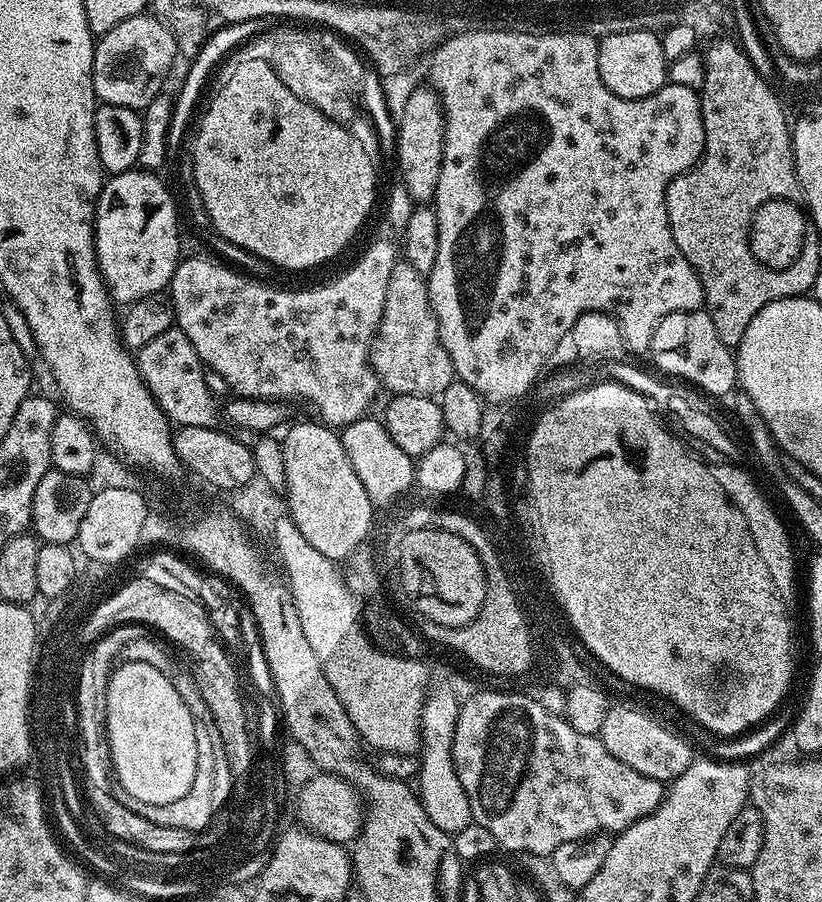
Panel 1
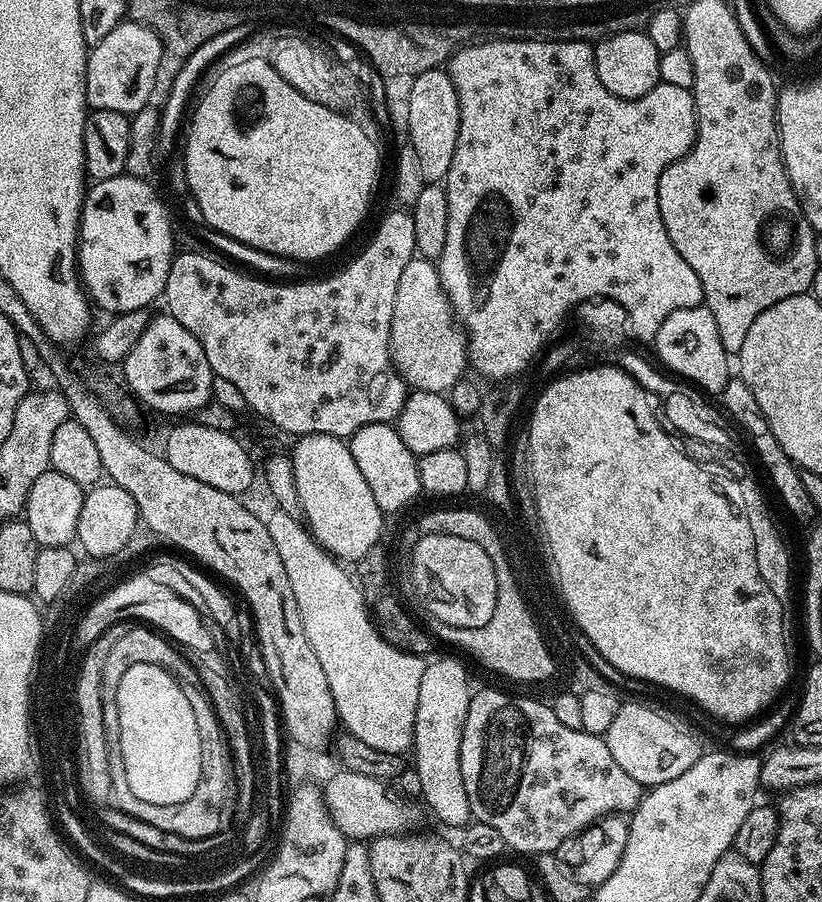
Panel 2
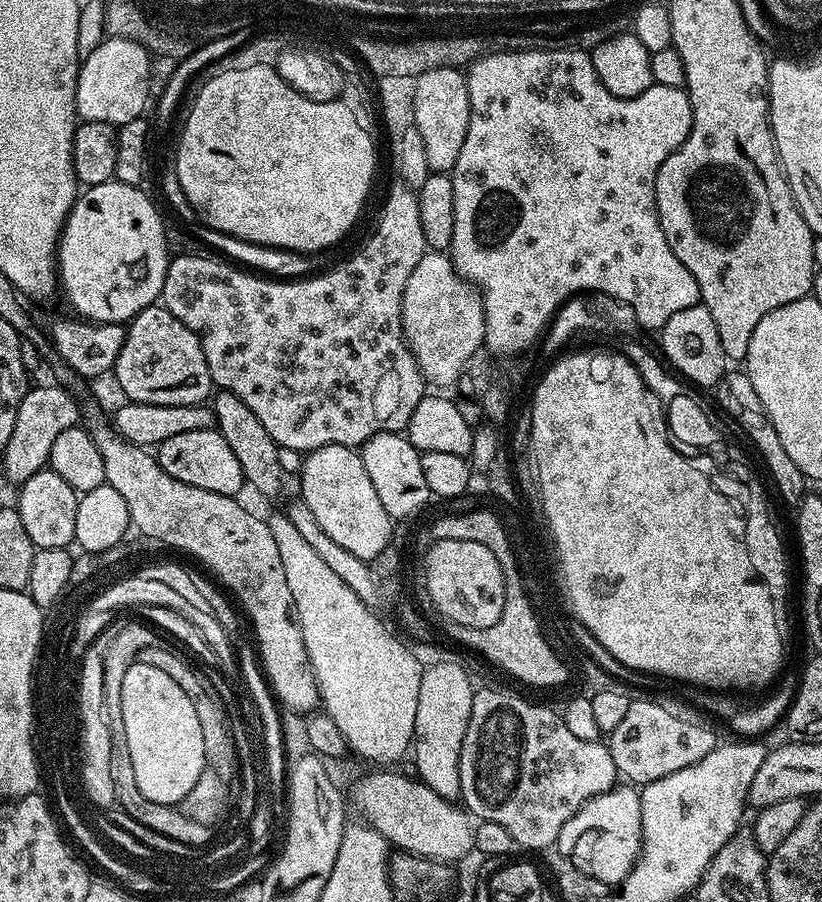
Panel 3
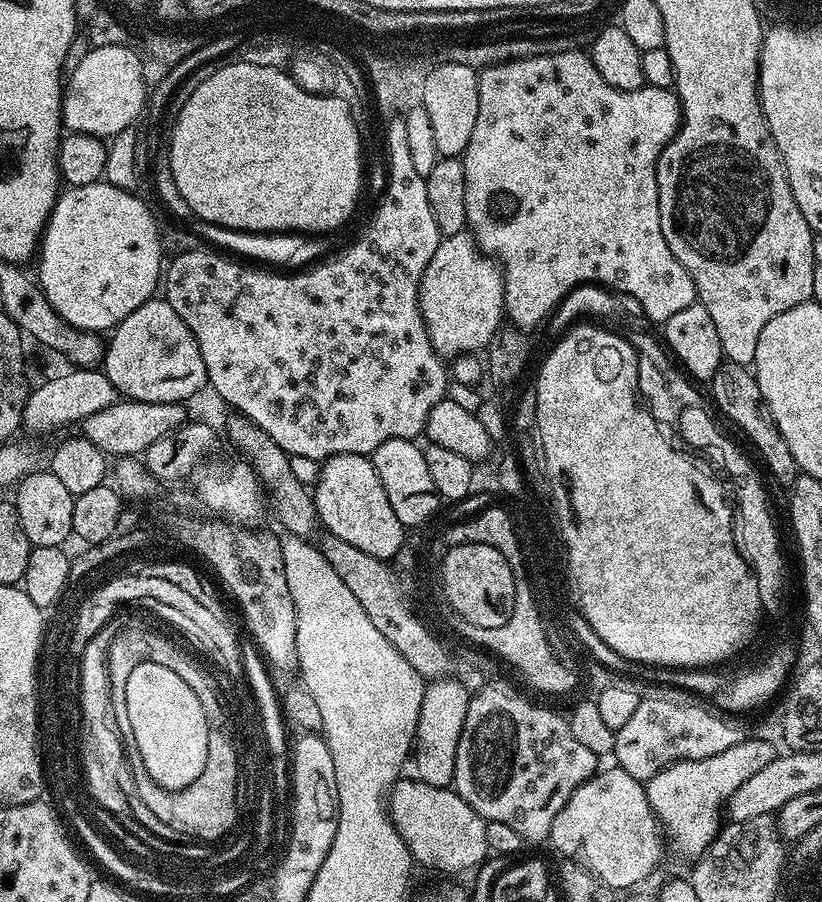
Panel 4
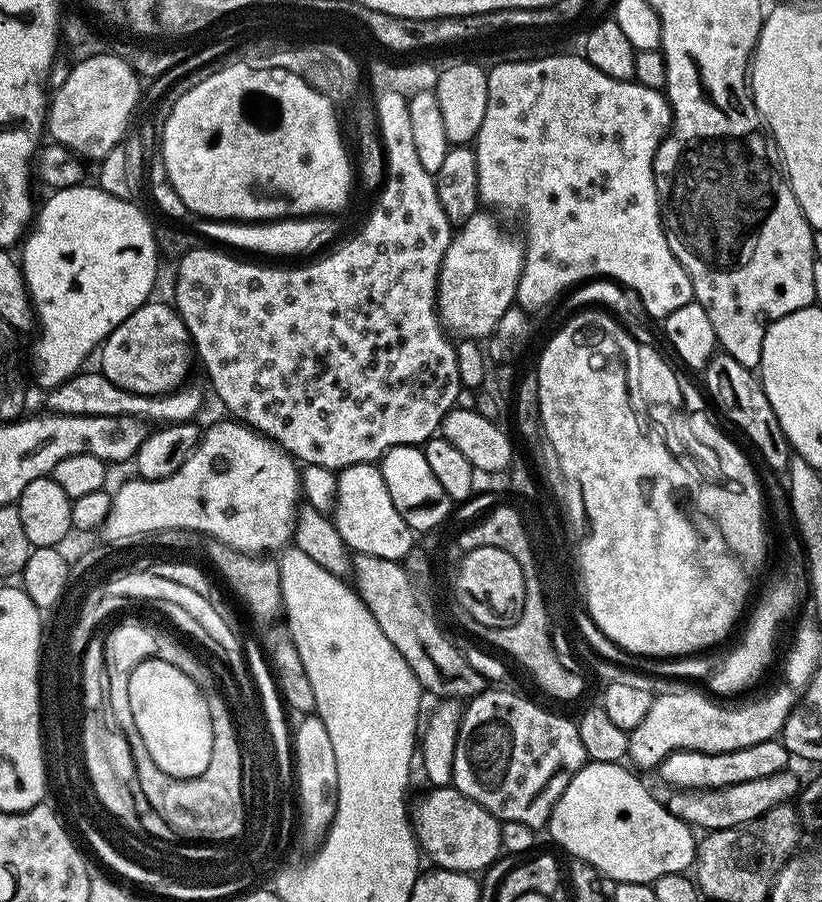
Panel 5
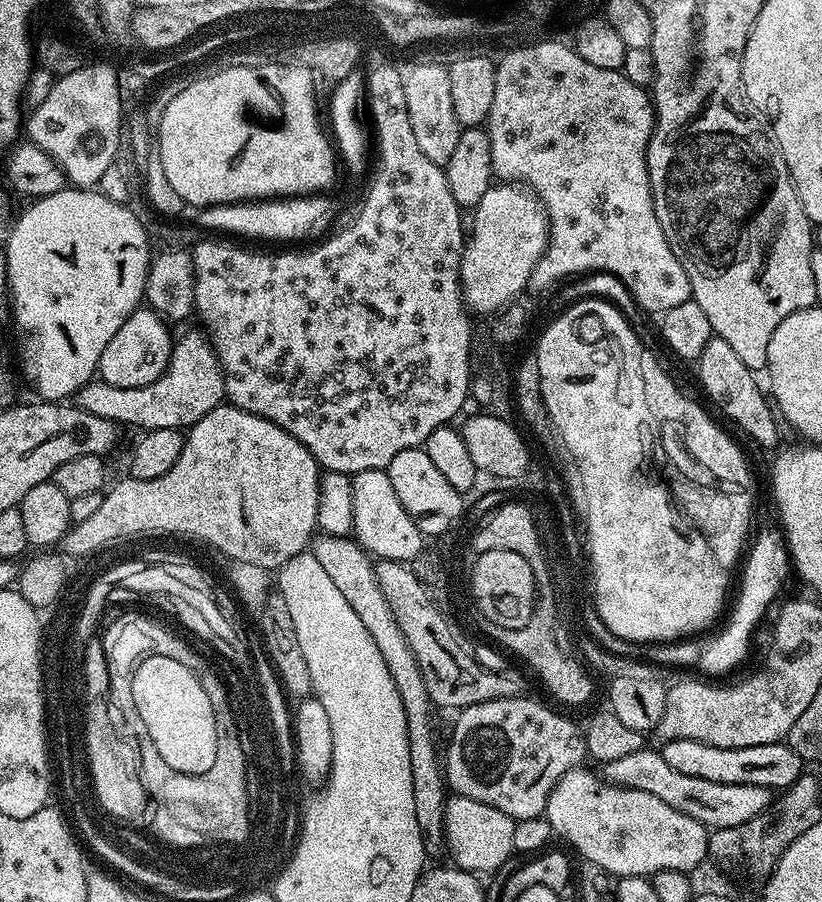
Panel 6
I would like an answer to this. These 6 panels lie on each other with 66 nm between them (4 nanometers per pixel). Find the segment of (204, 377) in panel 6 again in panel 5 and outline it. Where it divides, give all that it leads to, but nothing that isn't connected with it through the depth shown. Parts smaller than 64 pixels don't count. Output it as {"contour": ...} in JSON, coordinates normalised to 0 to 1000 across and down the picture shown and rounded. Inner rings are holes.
{"contour":[[[99,410],[69,430],[62,431],[57,436],[57,456],[101,461],[162,461],[186,471],[198,472],[237,467],[243,451],[248,448],[247,437],[234,426],[215,428],[208,435],[201,435],[198,439],[174,439],[148,432],[148,428],[139,428],[139,424],[134,424],[134,419],[129,419],[120,410],[107,411]]]}

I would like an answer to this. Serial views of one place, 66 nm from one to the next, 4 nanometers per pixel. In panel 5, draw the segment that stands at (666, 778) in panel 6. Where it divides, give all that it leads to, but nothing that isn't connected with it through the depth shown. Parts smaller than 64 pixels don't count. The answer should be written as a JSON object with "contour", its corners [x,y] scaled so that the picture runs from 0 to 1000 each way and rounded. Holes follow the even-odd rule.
{"contour":[[[964,854],[932,858],[932,863],[912,863],[912,867],[898,867],[877,874],[830,874],[814,877],[810,890],[815,902],[830,907],[842,915],[843,919],[872,922],[888,916],[903,916],[903,911],[917,911],[932,898],[942,894],[957,891],[970,881],[968,860]],[[965,881],[965,882],[964,882]]]}

